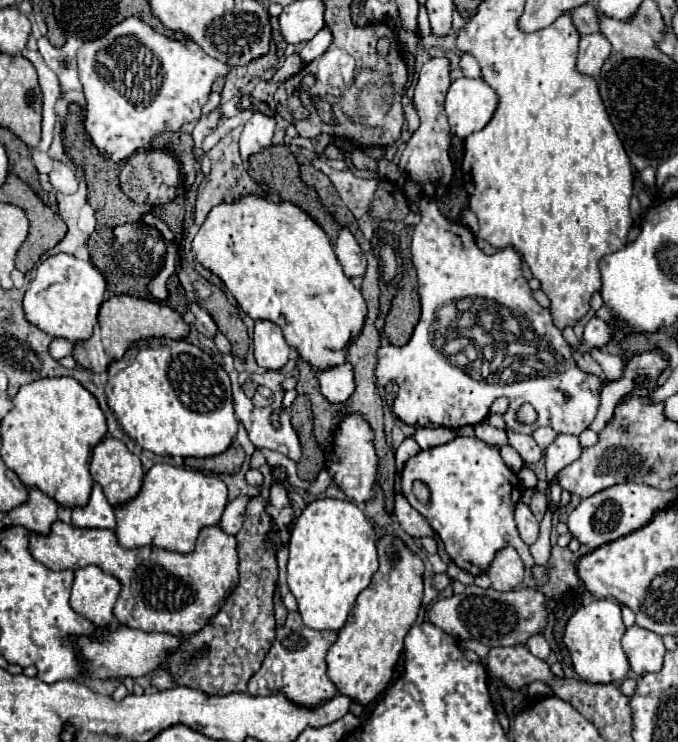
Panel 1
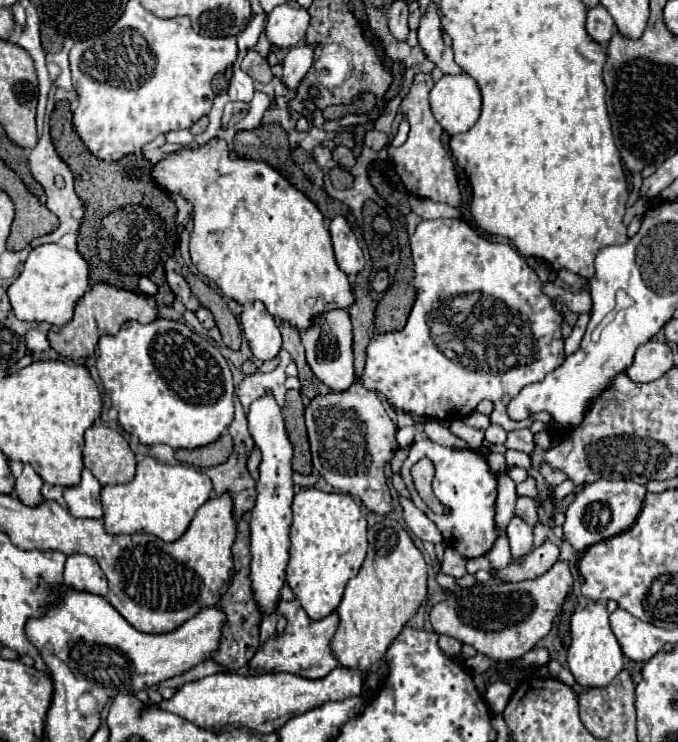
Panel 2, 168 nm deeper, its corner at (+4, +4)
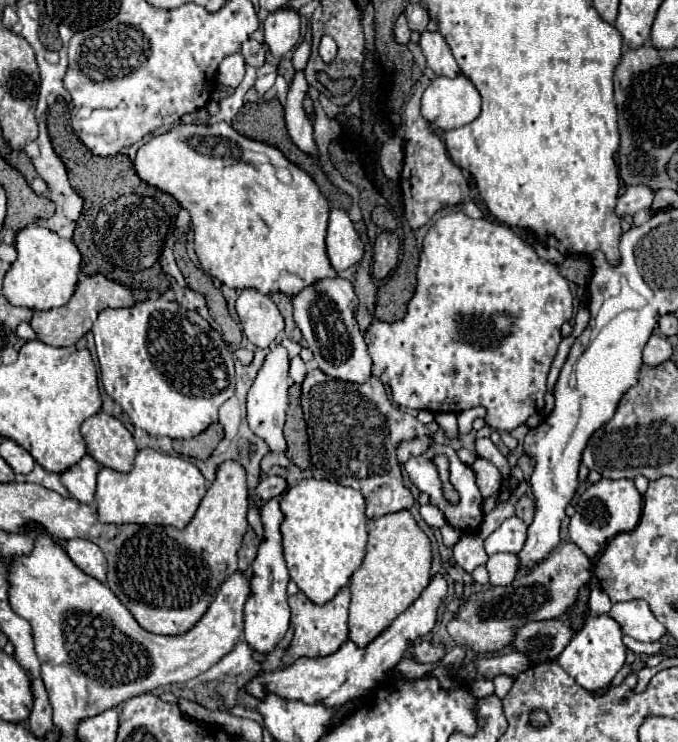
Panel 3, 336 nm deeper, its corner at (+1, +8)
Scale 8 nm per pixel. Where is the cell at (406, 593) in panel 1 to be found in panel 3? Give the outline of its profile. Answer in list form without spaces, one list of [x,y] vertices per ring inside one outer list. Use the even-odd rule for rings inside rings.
[[[403,509],[383,515],[369,525],[369,541],[361,567],[351,577],[349,639],[365,647],[383,633],[427,587],[431,579],[431,541],[419,529],[413,515]]]

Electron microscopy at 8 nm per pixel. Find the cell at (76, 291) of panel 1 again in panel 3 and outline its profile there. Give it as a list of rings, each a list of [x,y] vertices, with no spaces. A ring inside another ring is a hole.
[[[35,223],[23,227],[15,237],[17,259],[11,263],[3,279],[3,295],[13,305],[29,307],[33,311],[47,311],[53,307],[63,307],[77,285],[81,253],[71,239],[63,239],[47,227]]]

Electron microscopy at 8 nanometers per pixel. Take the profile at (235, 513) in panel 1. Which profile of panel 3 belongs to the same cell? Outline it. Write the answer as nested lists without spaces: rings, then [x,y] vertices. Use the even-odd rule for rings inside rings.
[[[271,475],[265,481],[261,481],[257,485],[257,489],[253,489],[249,493],[249,497],[261,497],[261,499],[273,499],[277,495],[281,495],[287,489],[287,479],[279,477],[279,475]]]

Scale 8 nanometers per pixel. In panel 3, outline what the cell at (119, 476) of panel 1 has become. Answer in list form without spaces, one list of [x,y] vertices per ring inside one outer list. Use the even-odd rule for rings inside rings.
[[[99,411],[81,425],[81,435],[87,443],[87,453],[103,467],[129,471],[137,455],[137,445],[127,427],[113,415]]]

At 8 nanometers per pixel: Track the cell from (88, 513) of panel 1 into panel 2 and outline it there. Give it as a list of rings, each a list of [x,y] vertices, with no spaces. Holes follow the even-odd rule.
[[[84,469],[80,485],[64,489],[64,499],[66,499],[68,511],[74,517],[102,519],[104,509],[100,503],[100,491],[102,491],[102,485],[98,483],[98,479],[88,469]]]

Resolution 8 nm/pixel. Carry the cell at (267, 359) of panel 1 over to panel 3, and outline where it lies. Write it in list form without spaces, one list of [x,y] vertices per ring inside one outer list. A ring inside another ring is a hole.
[[[249,287],[249,289],[243,289],[237,297],[237,303],[235,303],[235,311],[239,315],[239,321],[243,325],[243,333],[247,335],[247,339],[255,345],[255,347],[269,347],[271,341],[283,331],[283,317],[277,309],[277,305],[271,301],[269,295],[261,295],[257,289]]]

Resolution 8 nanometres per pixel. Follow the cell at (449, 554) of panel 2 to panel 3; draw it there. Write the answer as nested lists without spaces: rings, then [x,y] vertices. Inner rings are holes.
[[[463,535],[457,541],[453,553],[455,553],[455,561],[467,573],[471,573],[479,565],[485,565],[487,559],[489,559],[487,553],[485,553],[485,549],[483,549],[483,539],[479,535]]]

